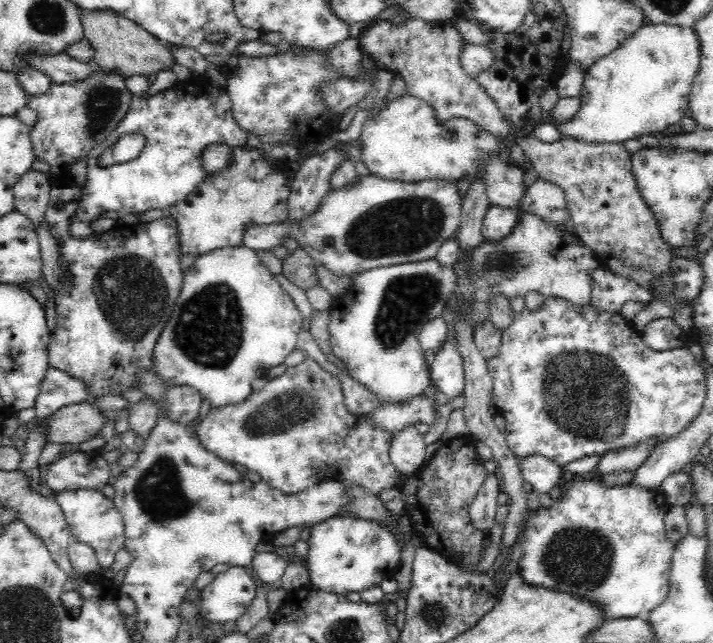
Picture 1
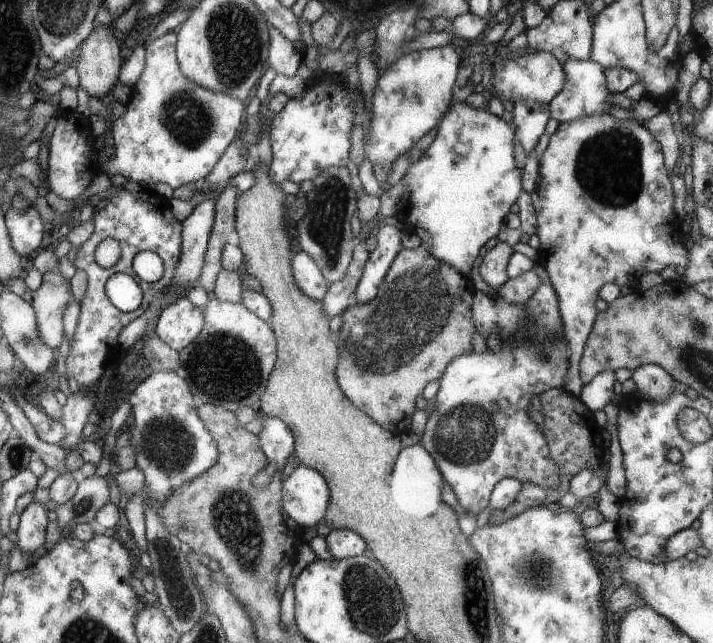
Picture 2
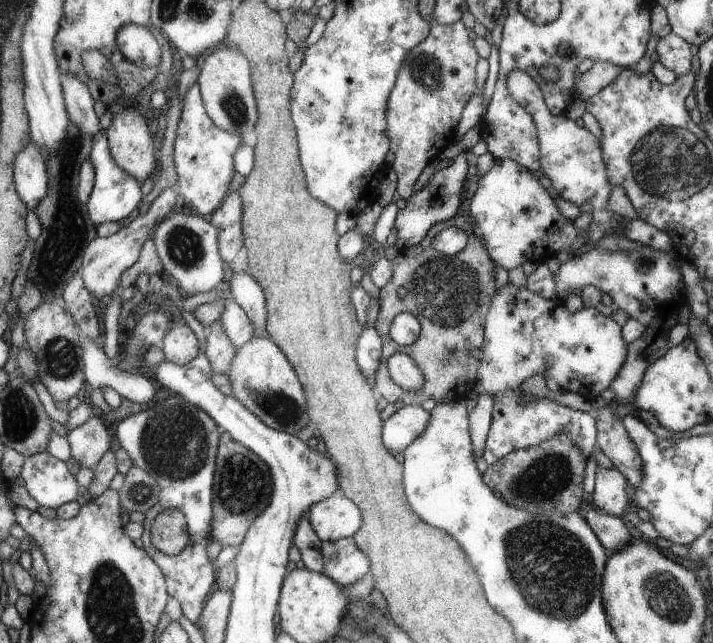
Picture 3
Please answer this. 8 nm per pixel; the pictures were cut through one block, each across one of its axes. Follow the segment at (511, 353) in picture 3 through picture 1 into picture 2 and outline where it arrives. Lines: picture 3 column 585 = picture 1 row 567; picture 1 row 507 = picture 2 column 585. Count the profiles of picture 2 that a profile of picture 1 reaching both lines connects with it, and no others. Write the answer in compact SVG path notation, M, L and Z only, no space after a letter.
M612 370L599 372L588 384L582 388L581 401L591 410L603 409L610 403L614 393L617 375Z

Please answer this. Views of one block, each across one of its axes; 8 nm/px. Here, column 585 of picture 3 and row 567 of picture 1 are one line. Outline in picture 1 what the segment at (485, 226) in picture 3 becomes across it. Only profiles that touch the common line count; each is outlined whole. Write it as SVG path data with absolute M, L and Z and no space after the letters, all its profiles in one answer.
M228 568L202 590L199 614L222 624L238 620L254 601L257 583L247 568Z

